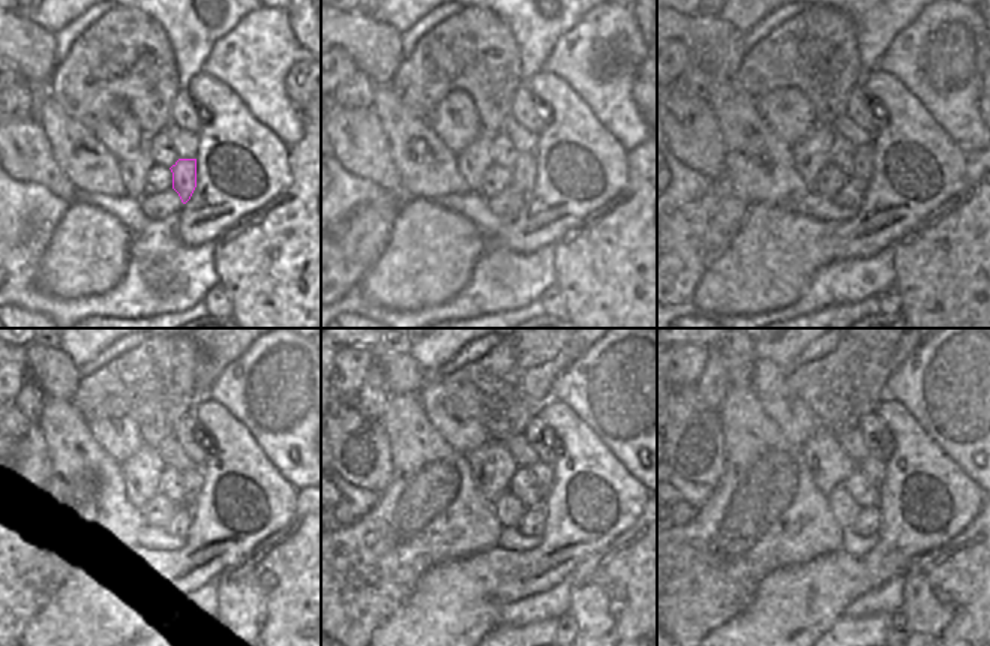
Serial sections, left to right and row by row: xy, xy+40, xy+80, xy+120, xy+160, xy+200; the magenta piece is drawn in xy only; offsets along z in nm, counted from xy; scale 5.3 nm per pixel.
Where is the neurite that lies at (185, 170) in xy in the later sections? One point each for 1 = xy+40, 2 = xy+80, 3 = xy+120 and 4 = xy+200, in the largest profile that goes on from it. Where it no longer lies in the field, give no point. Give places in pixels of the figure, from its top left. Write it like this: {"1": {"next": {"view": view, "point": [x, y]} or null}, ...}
{"1": {"next": {"view": "xy+40", "point": [524, 171]}}, "2": {"next": {"view": "xy+80", "point": [864, 155]}}, "3": {"next": {"view": "xy+120", "point": [192, 480]}}, "4": {"next": {"view": "xy+200", "point": [873, 468]}}}

